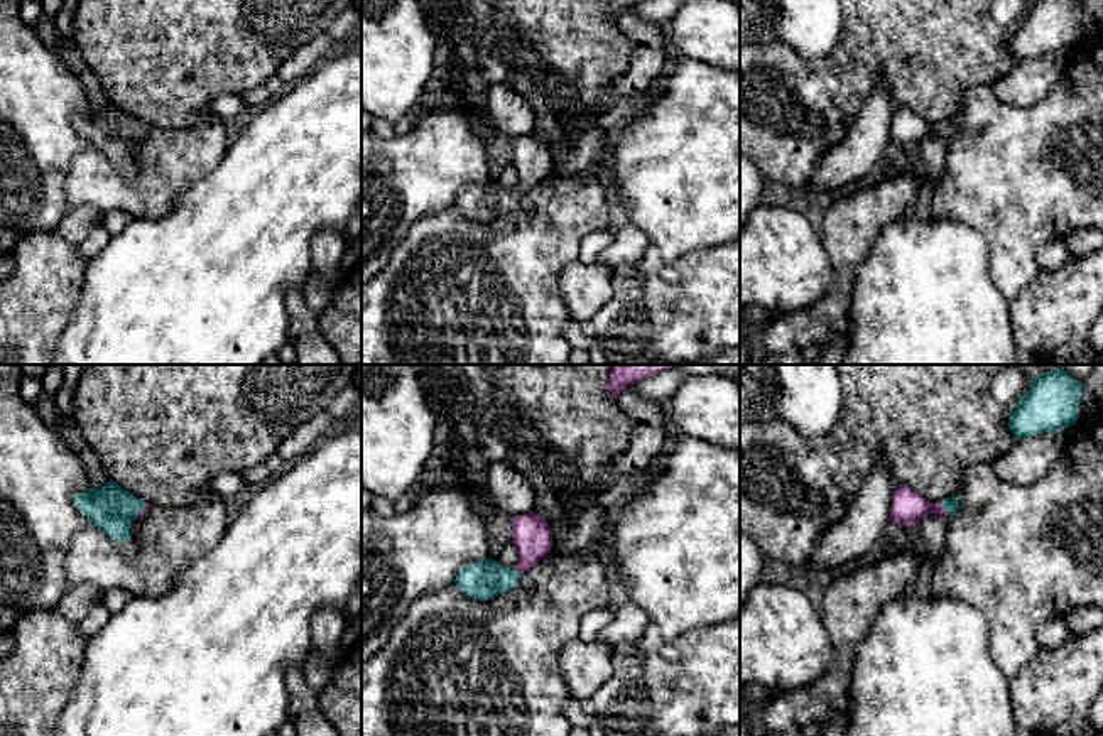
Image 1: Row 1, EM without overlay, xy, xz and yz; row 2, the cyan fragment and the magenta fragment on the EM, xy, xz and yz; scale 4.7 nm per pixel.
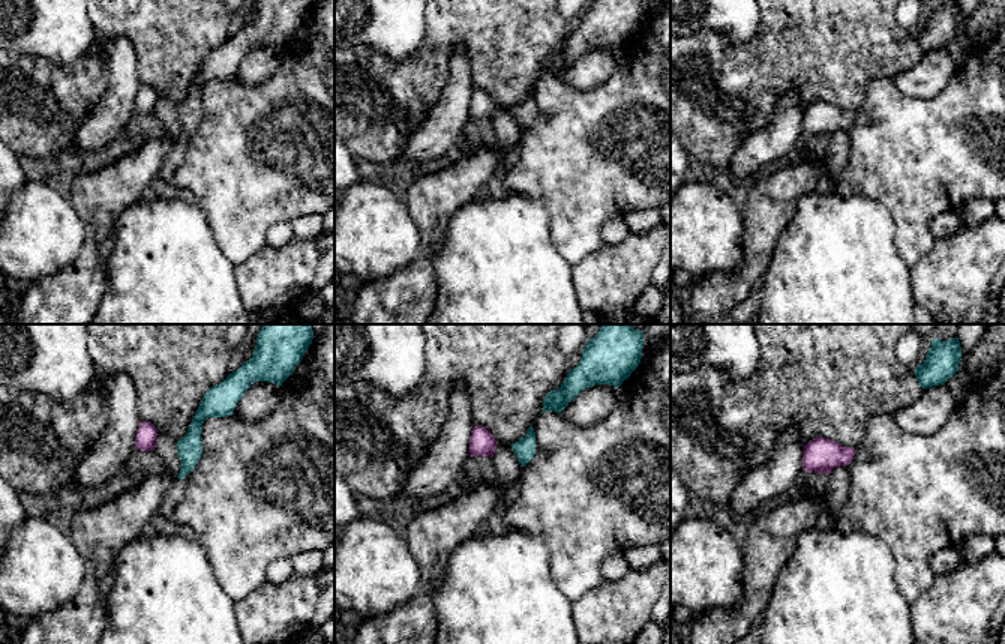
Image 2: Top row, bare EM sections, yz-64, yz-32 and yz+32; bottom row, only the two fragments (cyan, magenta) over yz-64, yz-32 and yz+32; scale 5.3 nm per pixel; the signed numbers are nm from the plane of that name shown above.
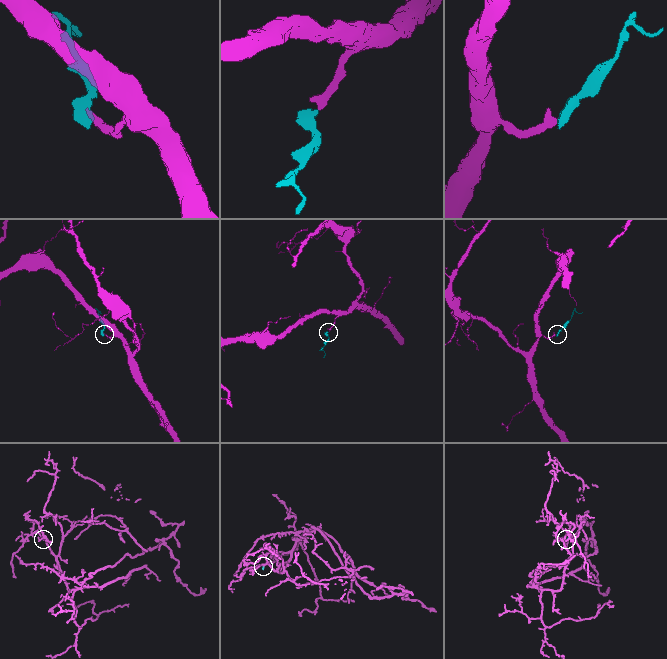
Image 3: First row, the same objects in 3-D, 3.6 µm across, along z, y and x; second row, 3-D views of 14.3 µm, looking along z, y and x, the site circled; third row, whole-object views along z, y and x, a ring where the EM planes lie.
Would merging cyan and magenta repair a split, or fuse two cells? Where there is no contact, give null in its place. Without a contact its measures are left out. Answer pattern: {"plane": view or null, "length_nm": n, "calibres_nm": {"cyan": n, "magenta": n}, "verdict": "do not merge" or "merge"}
{"plane": "yz", "length_nm": 80, "calibres_nm": {"cyan": 70, "magenta": 160}, "verdict": "merge"}

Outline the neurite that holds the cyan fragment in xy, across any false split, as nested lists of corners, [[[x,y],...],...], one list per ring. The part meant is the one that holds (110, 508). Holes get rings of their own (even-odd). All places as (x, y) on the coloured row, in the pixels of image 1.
[[[111,479],[101,490],[90,488],[88,493],[76,493],[74,505],[90,523],[101,528],[117,544],[127,560],[135,559],[137,542],[130,532],[130,520],[144,518],[150,505]]]

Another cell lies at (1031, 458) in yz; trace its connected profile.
[[[1044,432],[1022,437],[992,466],[997,476],[1013,484],[1032,484],[1044,478],[1061,454],[1056,434]]]

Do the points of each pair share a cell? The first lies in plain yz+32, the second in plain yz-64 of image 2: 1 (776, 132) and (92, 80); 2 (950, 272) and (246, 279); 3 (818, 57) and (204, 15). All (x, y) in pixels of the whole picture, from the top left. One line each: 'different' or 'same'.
1: different
2: same
3: same

